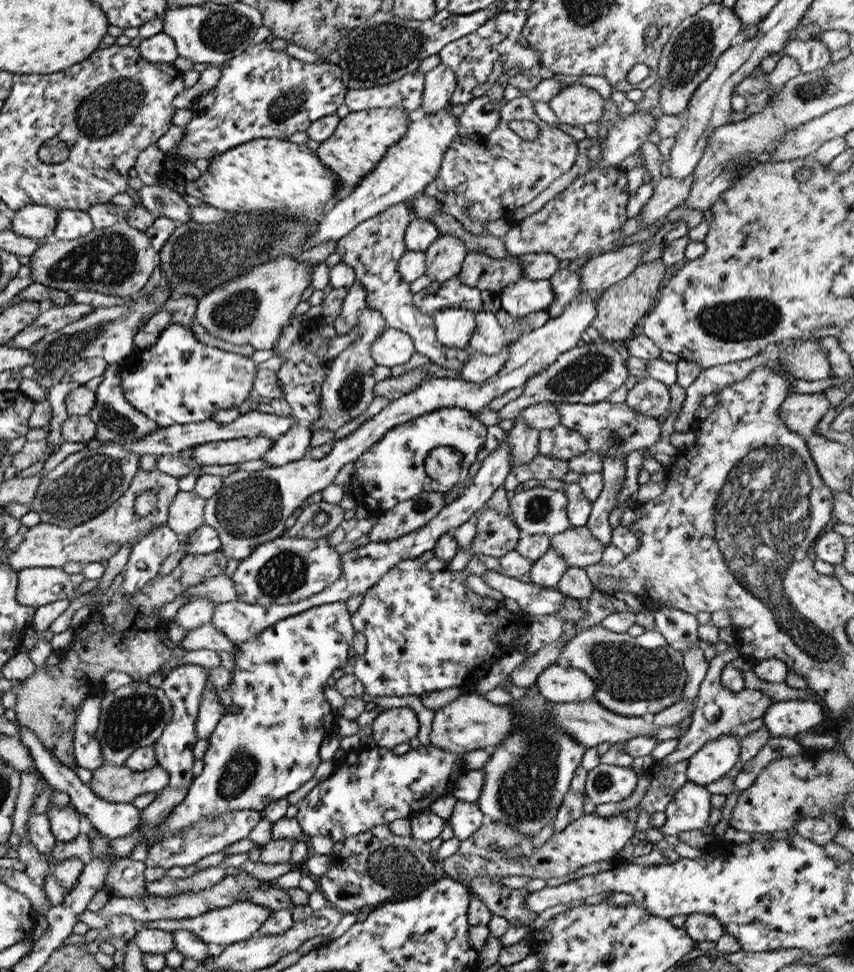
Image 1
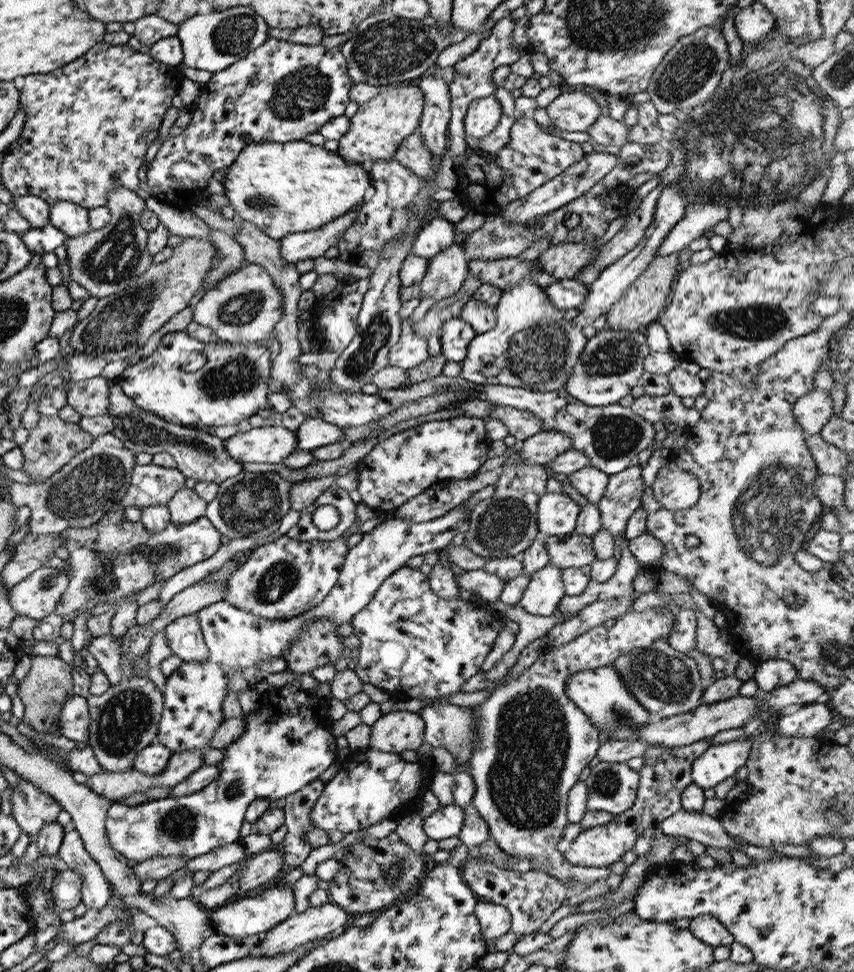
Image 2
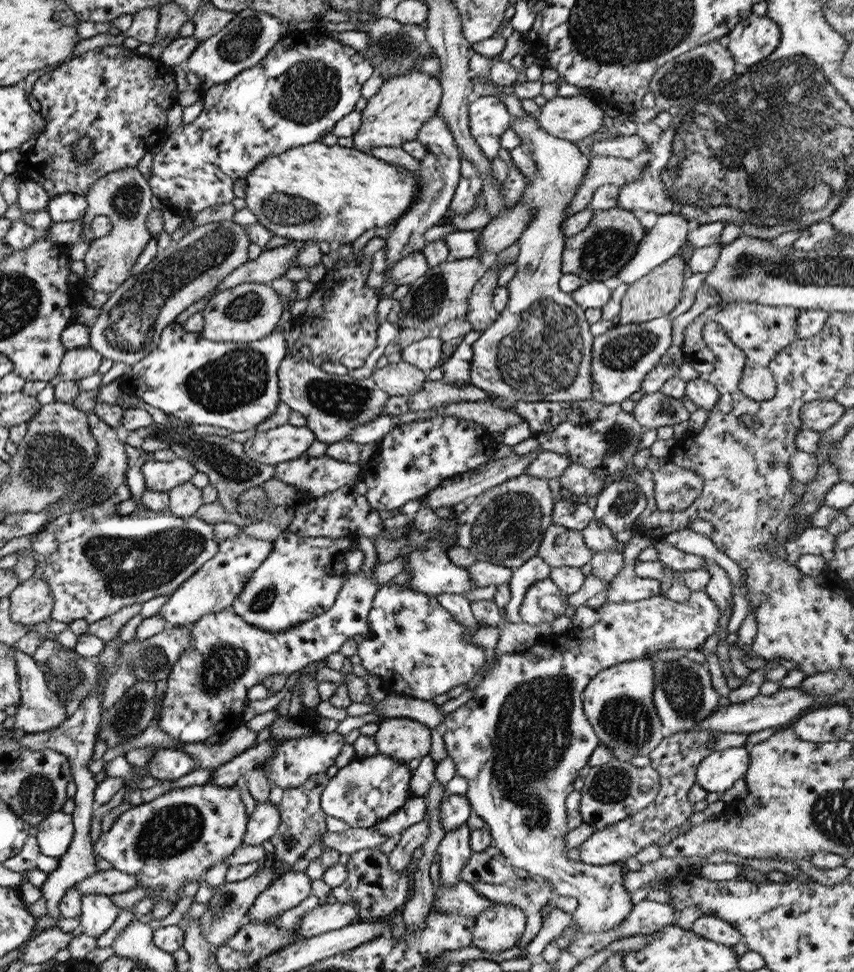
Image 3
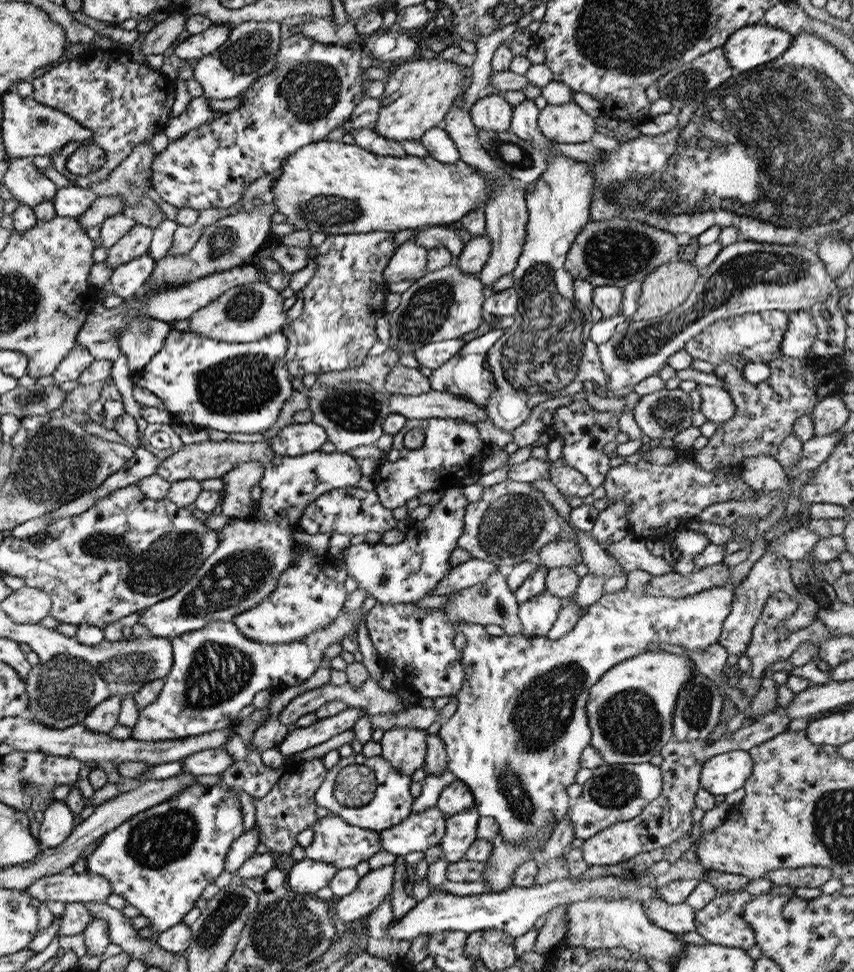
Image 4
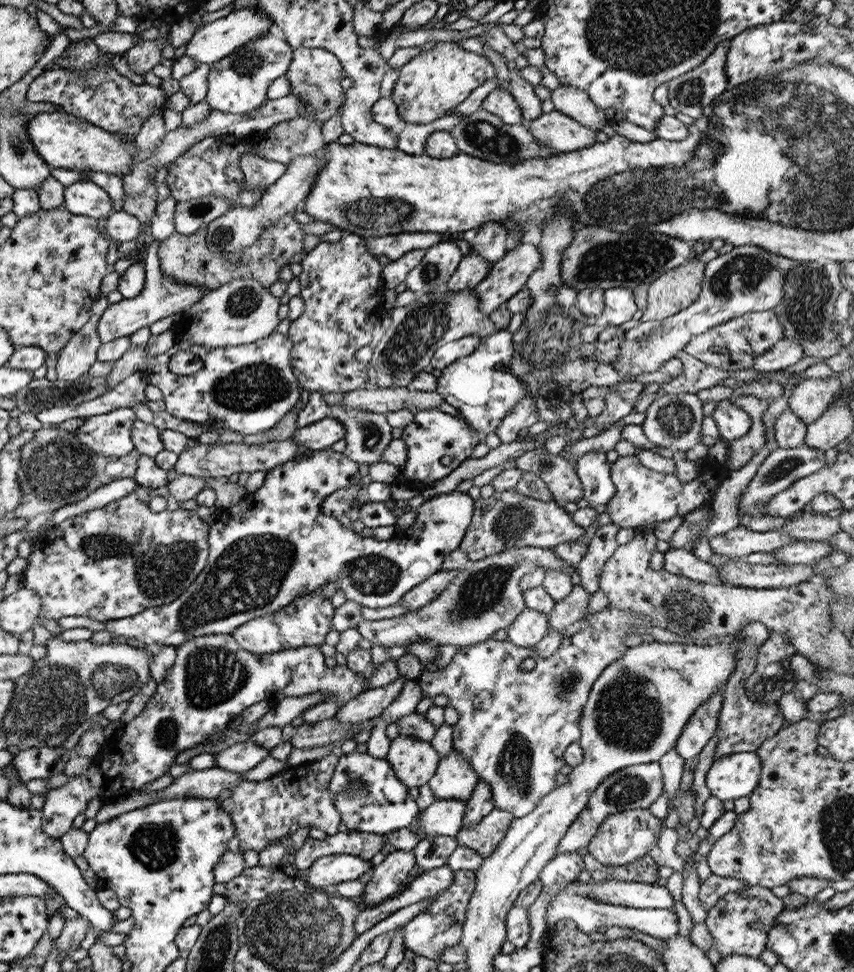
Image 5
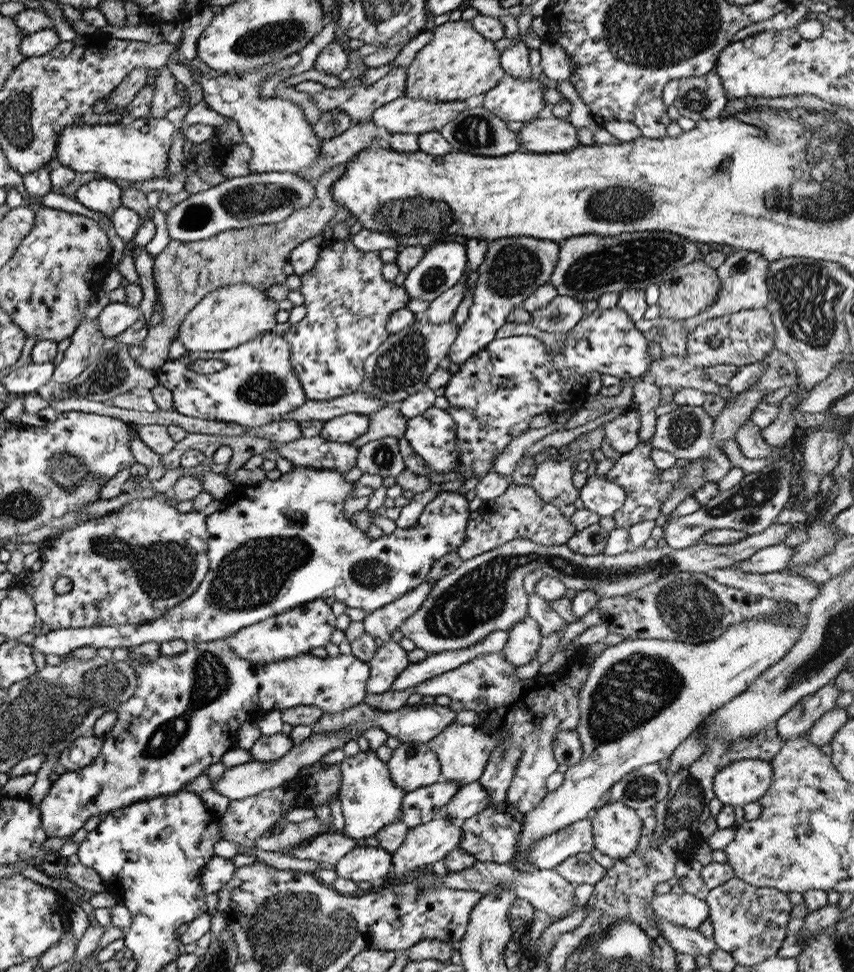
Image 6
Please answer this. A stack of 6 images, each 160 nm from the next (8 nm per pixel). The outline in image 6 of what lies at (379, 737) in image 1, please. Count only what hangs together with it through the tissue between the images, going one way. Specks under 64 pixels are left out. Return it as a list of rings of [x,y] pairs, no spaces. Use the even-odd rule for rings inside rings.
[[[400,743],[386,766],[393,784],[405,793],[441,780],[439,762],[425,743]]]

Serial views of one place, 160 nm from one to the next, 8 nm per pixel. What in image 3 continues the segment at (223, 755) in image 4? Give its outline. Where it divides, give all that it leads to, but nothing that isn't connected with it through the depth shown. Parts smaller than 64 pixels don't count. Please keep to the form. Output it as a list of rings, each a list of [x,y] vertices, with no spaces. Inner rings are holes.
[[[159,749],[153,758],[145,764],[145,769],[150,776],[164,781],[172,781],[197,767],[197,763],[179,749]]]

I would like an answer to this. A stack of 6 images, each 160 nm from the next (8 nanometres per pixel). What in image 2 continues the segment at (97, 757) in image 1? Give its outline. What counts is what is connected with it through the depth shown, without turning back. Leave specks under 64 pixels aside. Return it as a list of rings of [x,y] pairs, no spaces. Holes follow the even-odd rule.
[[[73,694],[61,705],[56,716],[58,718],[56,730],[67,740],[73,742],[88,740],[89,711],[86,702],[87,699]]]

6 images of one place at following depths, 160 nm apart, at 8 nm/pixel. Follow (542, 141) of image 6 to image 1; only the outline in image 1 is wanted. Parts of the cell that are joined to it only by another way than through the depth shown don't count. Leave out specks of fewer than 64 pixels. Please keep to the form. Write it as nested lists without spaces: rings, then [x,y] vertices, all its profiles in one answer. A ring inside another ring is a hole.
[[[573,84],[561,89],[547,105],[559,123],[588,129],[601,120],[603,104],[603,99],[595,90]]]

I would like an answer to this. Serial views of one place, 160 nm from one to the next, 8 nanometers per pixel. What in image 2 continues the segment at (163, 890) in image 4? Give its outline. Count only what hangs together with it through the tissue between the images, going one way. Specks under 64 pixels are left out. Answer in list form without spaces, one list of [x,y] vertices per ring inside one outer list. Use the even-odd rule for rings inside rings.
[[[286,683],[283,686],[276,688],[270,688],[263,694],[259,695],[257,700],[259,702],[258,707],[254,712],[243,715],[242,712],[239,713],[245,723],[245,729],[243,733],[233,740],[225,747],[225,753],[223,754],[223,759],[218,763],[220,773],[209,783],[206,784],[201,790],[193,792],[193,794],[188,794],[187,796],[180,796],[179,798],[169,798],[168,796],[159,800],[147,801],[146,803],[140,803],[134,806],[123,805],[123,803],[113,802],[109,805],[106,810],[104,829],[106,837],[109,841],[109,846],[117,851],[117,854],[124,856],[126,860],[133,859],[136,863],[143,862],[146,858],[150,856],[176,856],[185,855],[188,860],[199,856],[200,854],[209,852],[213,850],[216,846],[221,846],[224,844],[238,842],[239,828],[243,824],[243,817],[246,808],[249,806],[250,802],[257,800],[258,798],[266,798],[270,802],[277,800],[277,798],[284,798],[287,795],[293,794],[296,790],[303,788],[306,784],[309,784],[312,780],[317,779],[317,776],[323,772],[323,770],[329,768],[331,764],[336,761],[336,756],[338,754],[338,749],[335,746],[335,738],[330,733],[331,718],[328,715],[328,707],[326,701],[315,696],[315,694],[308,693],[306,690],[301,689],[299,683]]]

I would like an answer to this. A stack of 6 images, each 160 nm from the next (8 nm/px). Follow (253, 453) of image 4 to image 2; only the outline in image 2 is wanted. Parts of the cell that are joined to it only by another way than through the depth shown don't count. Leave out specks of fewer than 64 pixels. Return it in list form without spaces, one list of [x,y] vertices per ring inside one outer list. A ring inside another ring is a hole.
[[[152,462],[135,465],[131,470],[130,486],[116,509],[127,510],[131,505],[139,508],[167,505],[177,491],[184,488],[184,477],[176,468],[163,468]]]

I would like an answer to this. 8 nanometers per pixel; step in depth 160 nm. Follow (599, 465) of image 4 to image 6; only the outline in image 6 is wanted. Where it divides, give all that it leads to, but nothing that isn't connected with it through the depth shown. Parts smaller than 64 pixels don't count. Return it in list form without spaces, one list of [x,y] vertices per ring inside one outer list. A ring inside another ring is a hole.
[[[592,475],[580,488],[579,499],[586,510],[606,517],[612,516],[624,504],[625,492],[605,477]]]

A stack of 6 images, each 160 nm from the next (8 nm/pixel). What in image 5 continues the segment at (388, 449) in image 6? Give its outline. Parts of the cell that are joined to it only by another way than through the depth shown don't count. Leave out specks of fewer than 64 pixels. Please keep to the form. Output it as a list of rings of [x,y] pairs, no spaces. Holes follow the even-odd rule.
[[[341,403],[328,405],[327,417],[334,418],[341,422],[345,431],[345,448],[342,453],[349,457],[357,466],[360,464],[373,464],[381,462],[380,456],[387,444],[391,442],[390,430],[392,429],[386,421],[386,416],[381,413],[362,411],[346,407]]]

